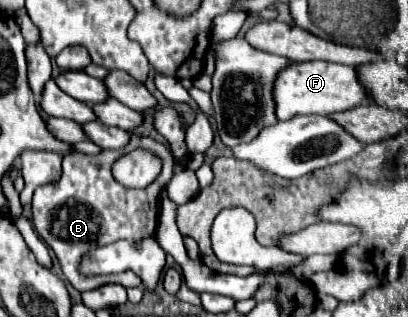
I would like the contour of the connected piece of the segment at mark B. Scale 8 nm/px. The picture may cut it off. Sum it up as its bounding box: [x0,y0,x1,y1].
[32,131,174,291]

